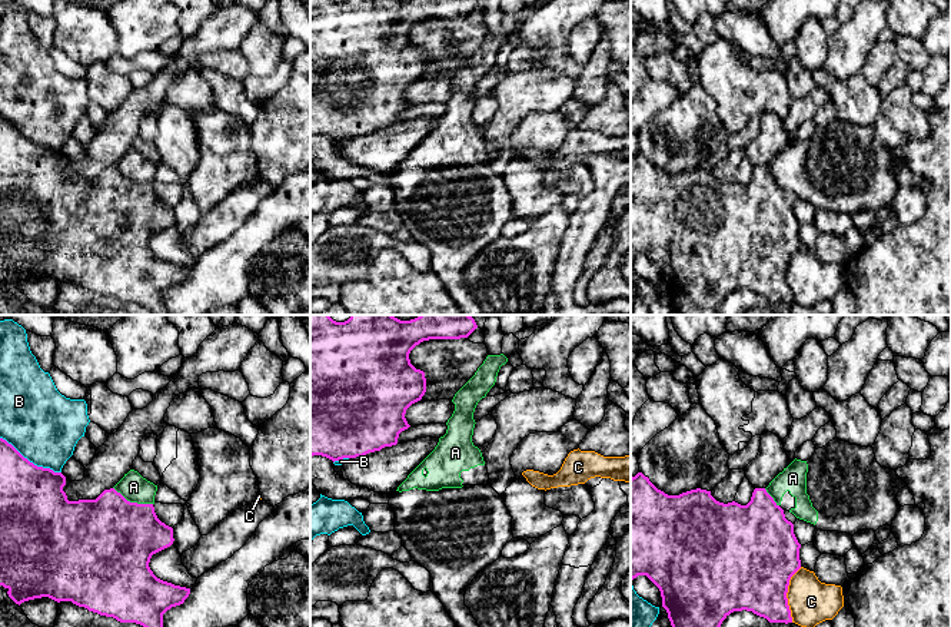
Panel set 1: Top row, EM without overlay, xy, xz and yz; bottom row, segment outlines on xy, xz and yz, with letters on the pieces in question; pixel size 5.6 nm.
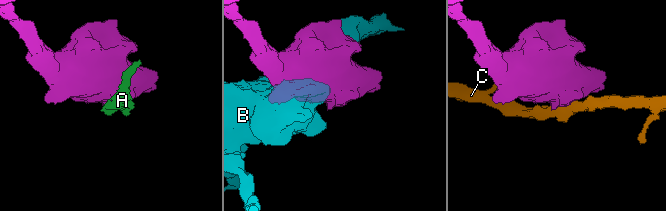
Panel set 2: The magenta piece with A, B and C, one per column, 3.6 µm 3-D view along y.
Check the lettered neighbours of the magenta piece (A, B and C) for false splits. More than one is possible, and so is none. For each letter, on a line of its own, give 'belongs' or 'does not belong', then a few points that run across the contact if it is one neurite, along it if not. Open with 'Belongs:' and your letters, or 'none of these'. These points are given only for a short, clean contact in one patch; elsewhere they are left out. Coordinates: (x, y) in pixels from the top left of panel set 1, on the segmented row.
Belongs: none of these
A: does not belong; line xy (113, 487), (130, 501), (152, 504)
B: does not belong
C: does not belong

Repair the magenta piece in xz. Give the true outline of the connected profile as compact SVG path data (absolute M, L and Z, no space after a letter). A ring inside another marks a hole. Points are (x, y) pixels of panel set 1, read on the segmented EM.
M310 315L310 457L322 455L335 462L396 445L399 434L410 427L406 409L426 392L425 372L410 364L410 351L429 339L468 338L476 328L470 315L419 315L410 321L393 315L350 315L345 322Z

